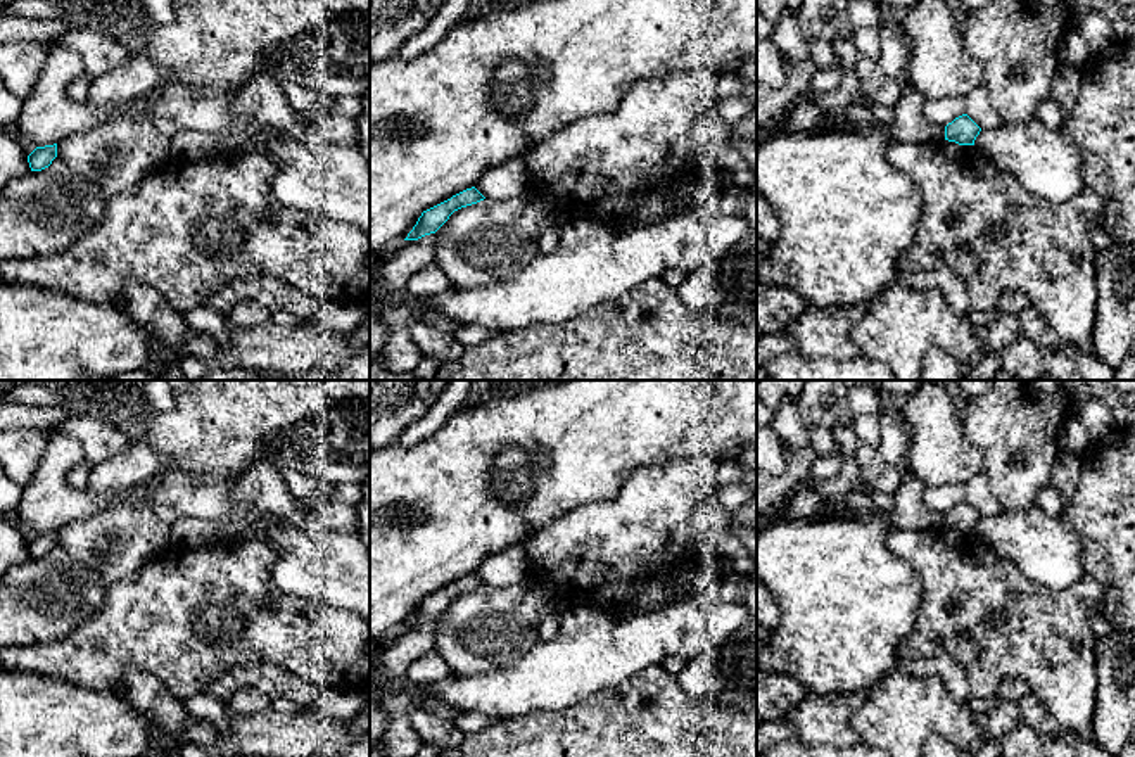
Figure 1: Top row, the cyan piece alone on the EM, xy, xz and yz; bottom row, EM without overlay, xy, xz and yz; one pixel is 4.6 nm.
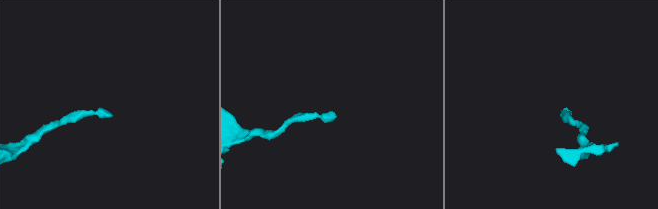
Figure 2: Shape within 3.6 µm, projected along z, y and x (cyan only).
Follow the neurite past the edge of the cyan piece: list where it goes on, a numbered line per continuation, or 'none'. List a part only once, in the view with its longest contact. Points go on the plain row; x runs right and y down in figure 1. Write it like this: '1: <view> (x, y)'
none

